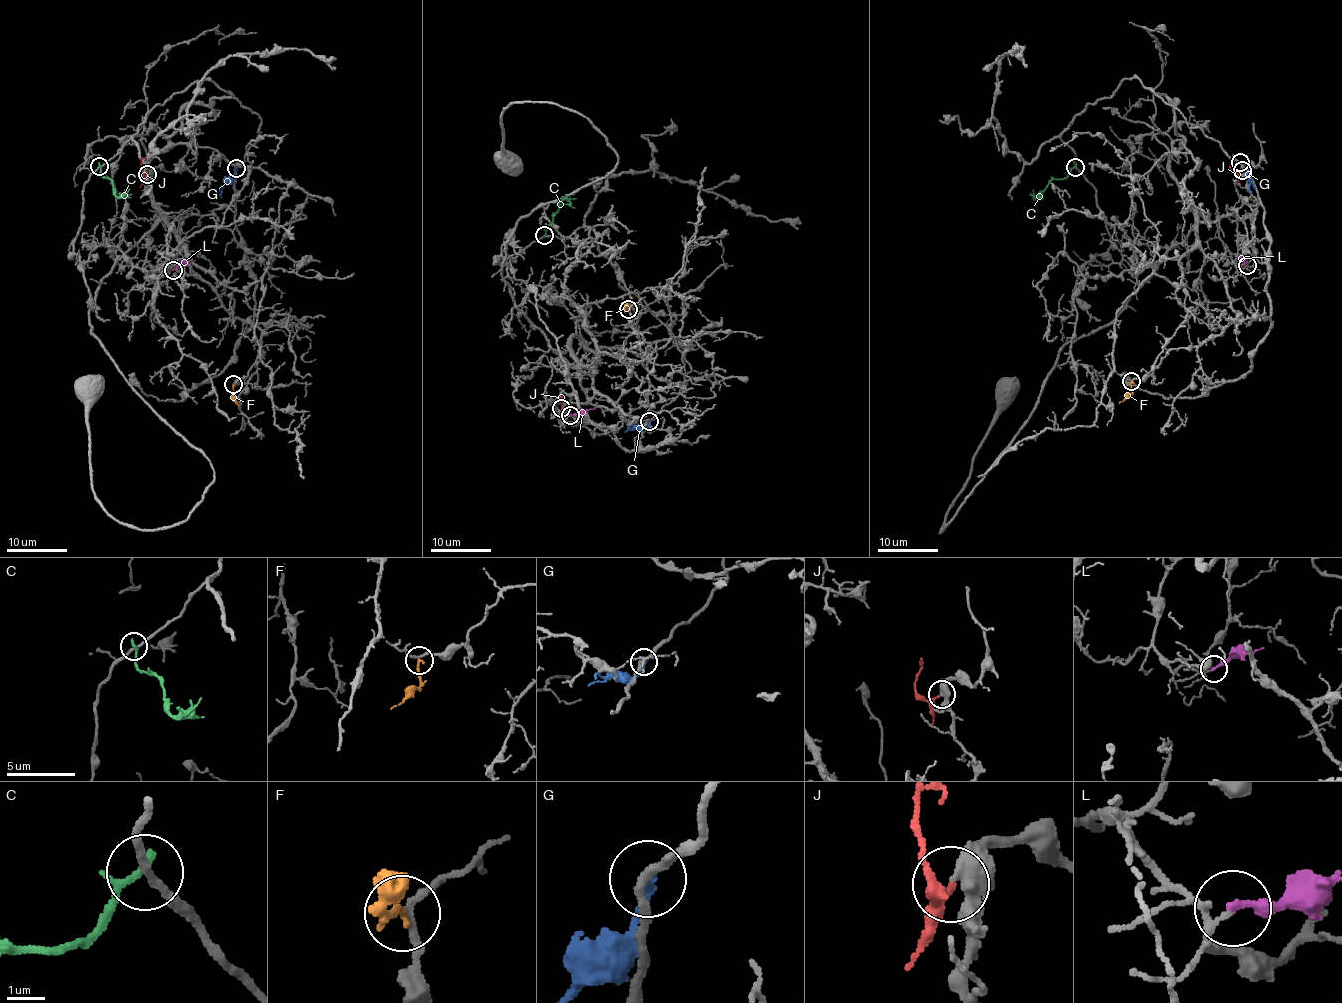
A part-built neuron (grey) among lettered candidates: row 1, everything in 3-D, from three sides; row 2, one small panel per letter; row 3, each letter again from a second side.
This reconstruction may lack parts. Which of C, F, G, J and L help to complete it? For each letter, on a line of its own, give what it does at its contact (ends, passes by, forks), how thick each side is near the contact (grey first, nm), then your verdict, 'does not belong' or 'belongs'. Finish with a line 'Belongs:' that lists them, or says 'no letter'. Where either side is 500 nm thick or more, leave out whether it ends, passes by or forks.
C: it ends; calibres 190 and 240 nm; does not belong
F: it ends; calibres 170 and 180 nm; belongs
G: it ends; calibres 220 and 190 nm; does not belong
J: it ends; calibres 320 and 170 nm; does not belong
L: it ends; calibres 100 and 260 nm; does not belong
Belongs: F

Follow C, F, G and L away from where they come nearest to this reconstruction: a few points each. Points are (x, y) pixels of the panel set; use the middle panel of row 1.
C: (544, 235), (562, 199), (570, 202), (570, 205)
F: (628, 309), (625, 309), (632, 297)
G: (649, 421), (645, 427), (629, 429)
L: (570, 415), (594, 409)

